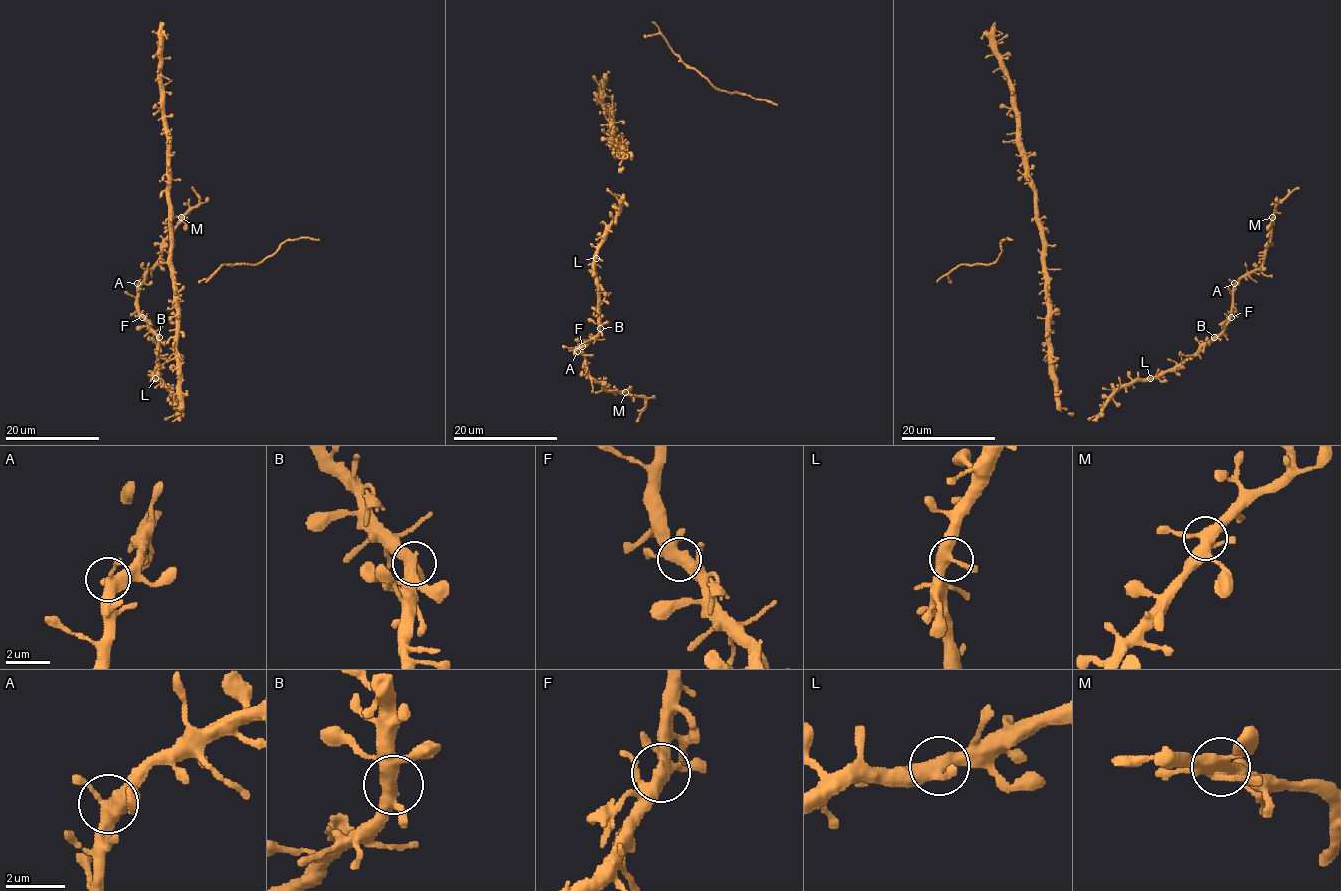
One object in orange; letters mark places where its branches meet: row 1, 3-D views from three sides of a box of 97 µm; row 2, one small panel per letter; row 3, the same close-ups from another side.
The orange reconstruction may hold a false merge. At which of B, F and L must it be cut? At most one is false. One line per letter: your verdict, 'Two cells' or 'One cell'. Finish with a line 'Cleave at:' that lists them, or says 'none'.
B: One cell
F: One cell
L: One cell
Cleave at: none

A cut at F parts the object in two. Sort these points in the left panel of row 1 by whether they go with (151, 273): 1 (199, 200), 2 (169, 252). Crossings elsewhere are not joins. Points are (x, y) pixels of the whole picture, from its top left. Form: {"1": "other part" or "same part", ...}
{"1": "same part", "2": "other part"}

